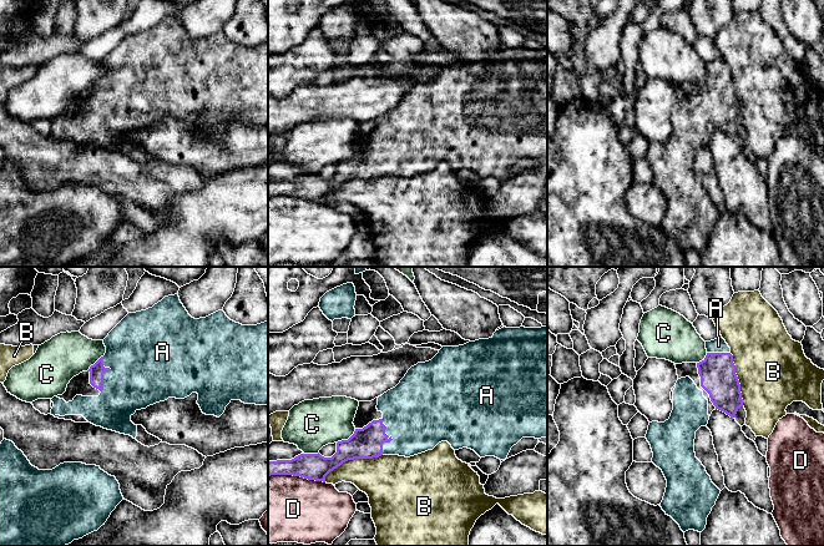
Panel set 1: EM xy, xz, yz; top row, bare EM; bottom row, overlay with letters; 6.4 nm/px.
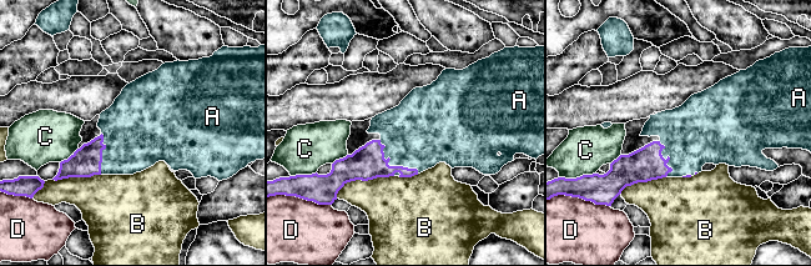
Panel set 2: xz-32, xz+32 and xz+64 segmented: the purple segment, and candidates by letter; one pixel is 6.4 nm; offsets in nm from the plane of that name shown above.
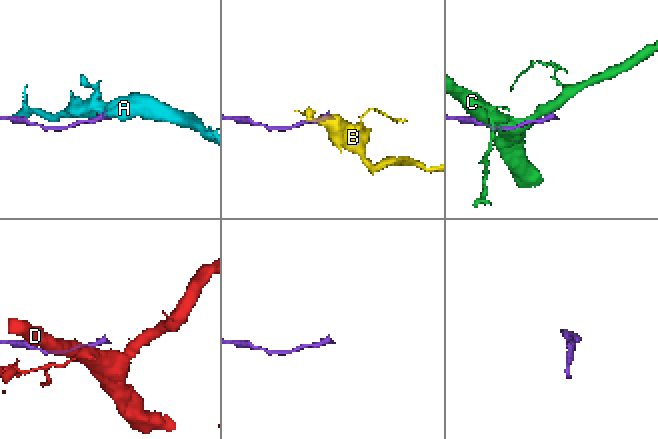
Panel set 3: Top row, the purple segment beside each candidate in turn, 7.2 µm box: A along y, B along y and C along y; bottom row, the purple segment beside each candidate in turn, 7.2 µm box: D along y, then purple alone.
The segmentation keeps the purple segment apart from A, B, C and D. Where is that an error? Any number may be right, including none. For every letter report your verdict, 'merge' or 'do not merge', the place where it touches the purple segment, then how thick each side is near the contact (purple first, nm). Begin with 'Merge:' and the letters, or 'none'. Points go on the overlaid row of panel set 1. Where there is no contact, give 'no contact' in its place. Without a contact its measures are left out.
Merge: A
A: merge; contact xz (392, 439); calibres 200 and 460 nm
B: do not merge; contact xz (350, 459); calibres 200 and 300 nm
C: do not merge; contact xz (348, 439); calibres 200 and 320 nm
D: do not merge; contact xz (297, 475); calibres 180 and 440 nm

